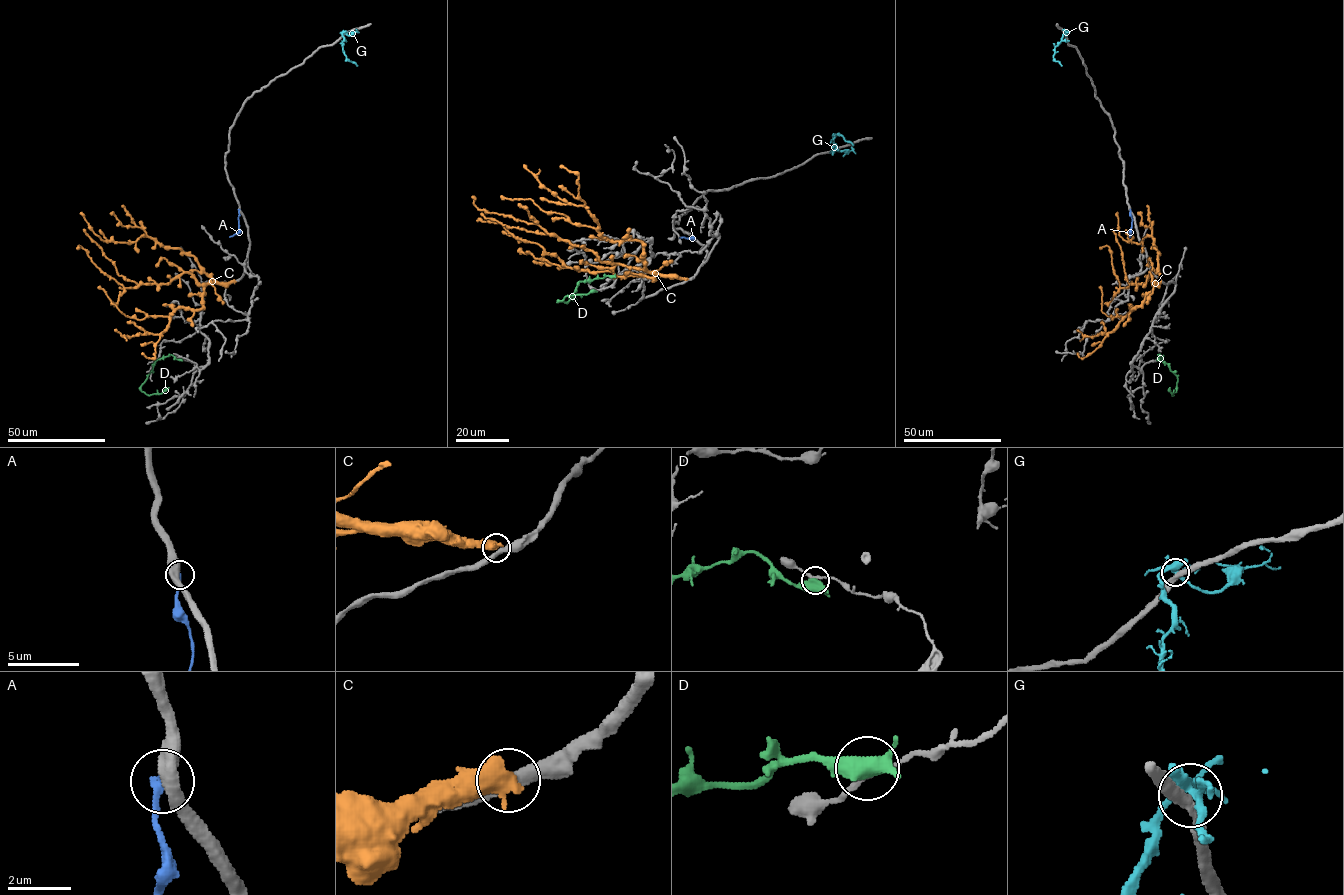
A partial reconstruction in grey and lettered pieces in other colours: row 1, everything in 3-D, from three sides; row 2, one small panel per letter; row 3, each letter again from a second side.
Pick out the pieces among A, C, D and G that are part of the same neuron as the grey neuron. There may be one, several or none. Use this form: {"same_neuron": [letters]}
{"same_neuron": []}

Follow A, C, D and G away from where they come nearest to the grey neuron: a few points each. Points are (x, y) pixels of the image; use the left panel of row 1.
A: (239, 210), (239, 231), (229, 237)
C: (235, 281), (200, 284), (184, 272), (169, 283), (124, 288), (103, 272), (82, 247), (77, 248)
D: (180, 358), (169, 354), (158, 359), (140, 390), (149, 395), (161, 393), (168, 387)
G: (344, 33), (344, 53), (357, 66)

